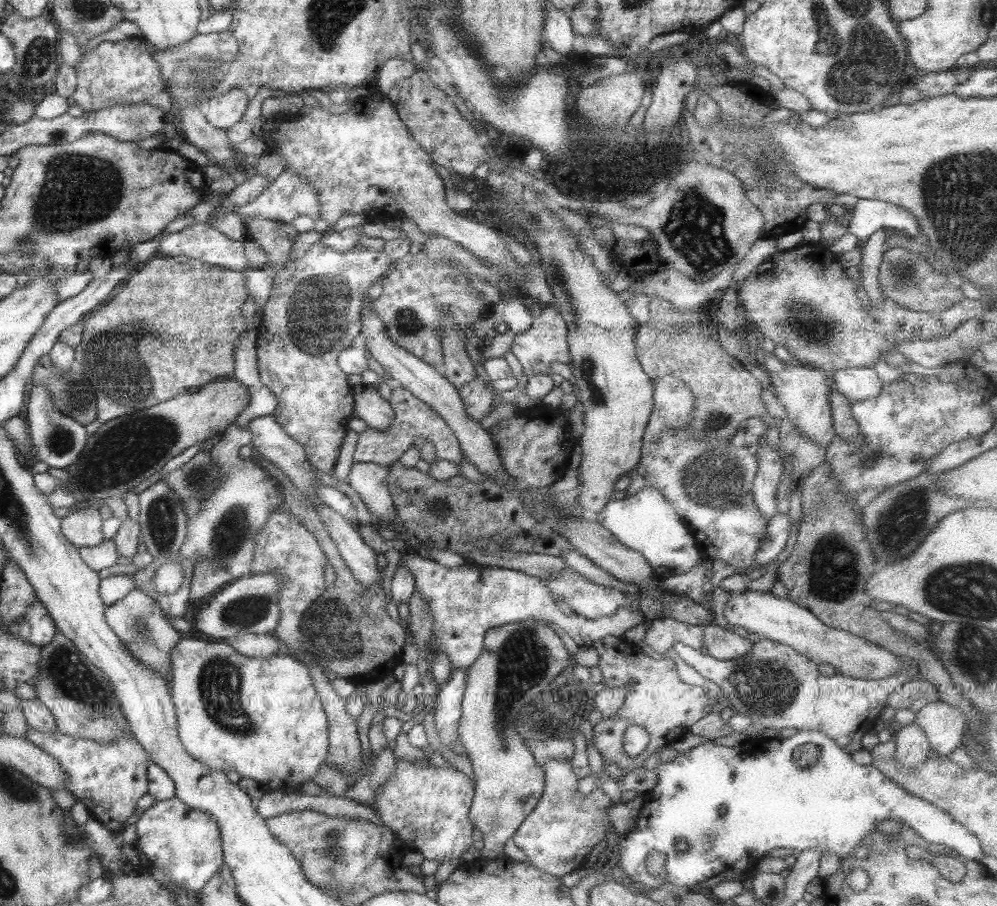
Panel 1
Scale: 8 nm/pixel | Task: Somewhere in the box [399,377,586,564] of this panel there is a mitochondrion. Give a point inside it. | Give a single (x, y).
(436, 509)

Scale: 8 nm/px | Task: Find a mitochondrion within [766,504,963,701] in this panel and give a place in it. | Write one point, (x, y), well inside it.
(835, 570)

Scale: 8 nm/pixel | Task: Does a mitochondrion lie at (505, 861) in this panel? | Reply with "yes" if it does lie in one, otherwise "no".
no

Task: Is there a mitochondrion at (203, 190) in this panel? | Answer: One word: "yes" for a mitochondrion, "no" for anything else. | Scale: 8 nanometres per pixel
no

